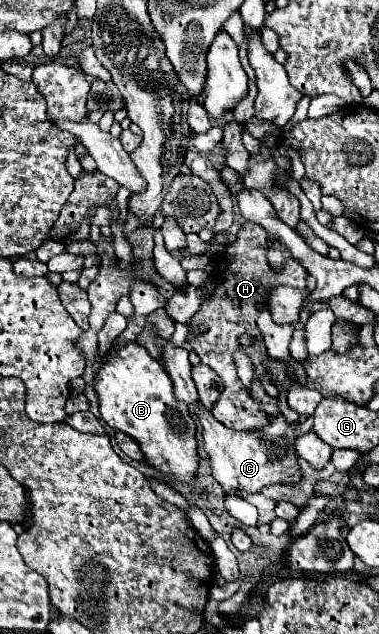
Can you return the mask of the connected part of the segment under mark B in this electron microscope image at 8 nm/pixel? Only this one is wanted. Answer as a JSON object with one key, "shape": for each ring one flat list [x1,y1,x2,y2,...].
{"shape":[[114,342,114,348,108,350,100,362,94,378,94,390,102,420,110,428,132,436,140,444,146,462,170,474,176,482,194,482,192,478,198,468,194,418,190,408,176,400,172,380,162,364,146,352,146,348,136,342,126,342,124,346]]}

